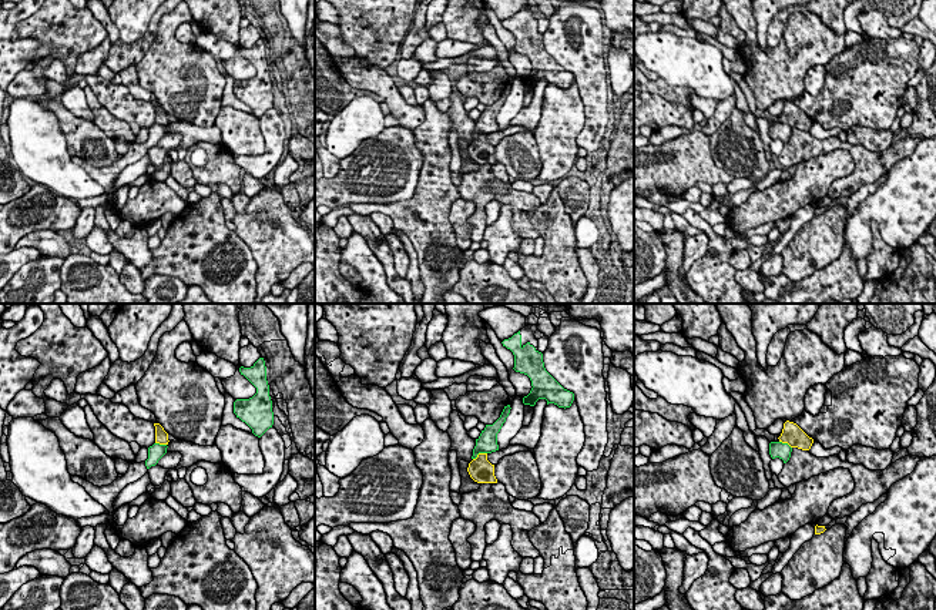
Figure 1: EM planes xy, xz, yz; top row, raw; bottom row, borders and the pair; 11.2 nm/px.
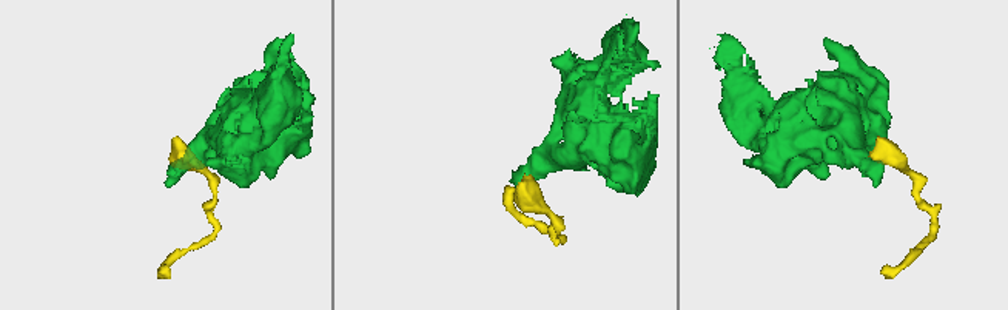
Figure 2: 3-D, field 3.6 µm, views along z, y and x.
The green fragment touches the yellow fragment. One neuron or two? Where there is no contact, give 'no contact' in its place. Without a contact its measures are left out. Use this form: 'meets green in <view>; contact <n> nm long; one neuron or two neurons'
meets green in xz; contact 180 nm long; two neurons

